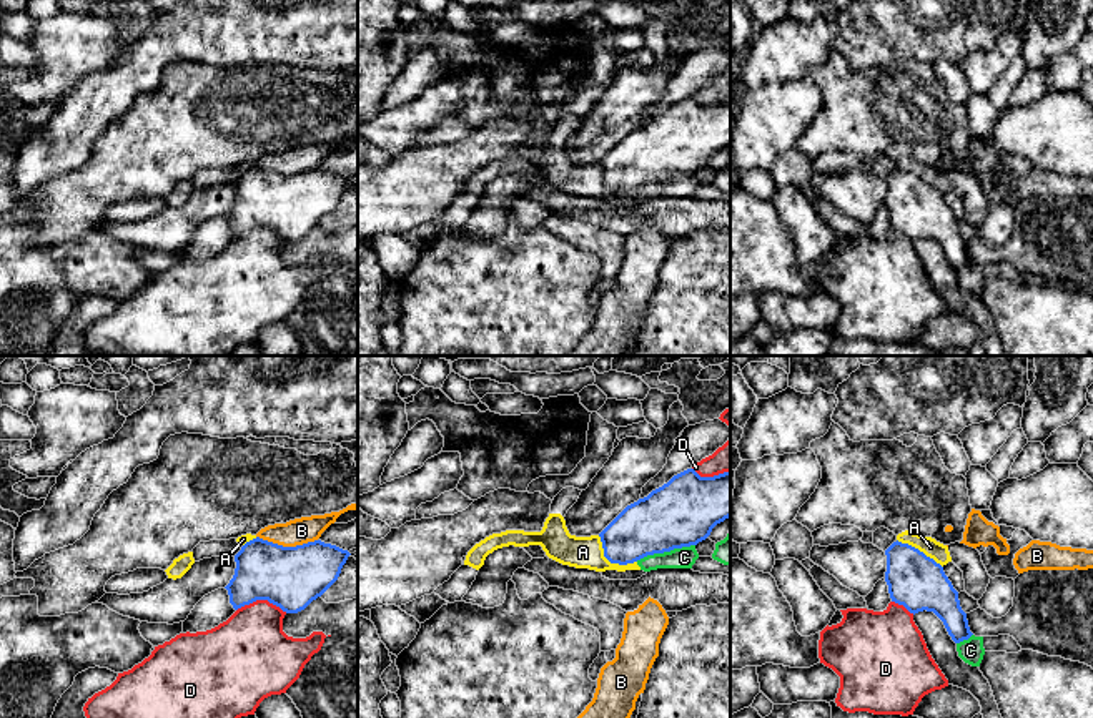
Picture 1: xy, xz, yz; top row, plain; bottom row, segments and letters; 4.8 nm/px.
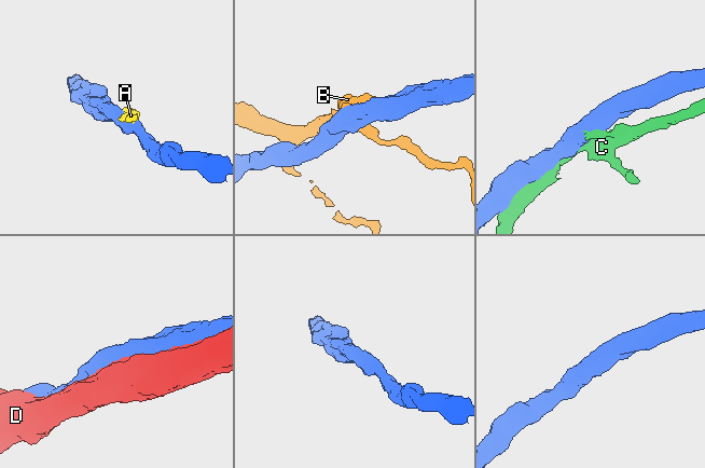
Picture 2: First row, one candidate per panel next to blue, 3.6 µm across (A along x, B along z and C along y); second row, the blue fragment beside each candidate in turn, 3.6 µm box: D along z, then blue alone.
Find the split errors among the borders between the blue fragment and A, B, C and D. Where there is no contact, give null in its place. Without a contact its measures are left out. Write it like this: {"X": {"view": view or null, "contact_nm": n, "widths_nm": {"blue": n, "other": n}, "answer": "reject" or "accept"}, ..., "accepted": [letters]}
{"A": {"view": "xz", "contact_nm": 240, "widths_nm": {"blue": 260, "other": 160}, "answer": "accept"}, "B": {"view": "xy", "contact_nm": 300, "widths_nm": {"blue": 300, "other": 130}, "answer": "reject"}, "C": {"view": "xz", "contact_nm": 300, "widths_nm": {"blue": 320, "other": 100}, "answer": "reject"}, "D": {"view": "xy", "contact_nm": 240, "widths_nm": {"blue": 300, "other": 360}, "answer": "reject"}, "accepted": ["A"]}

